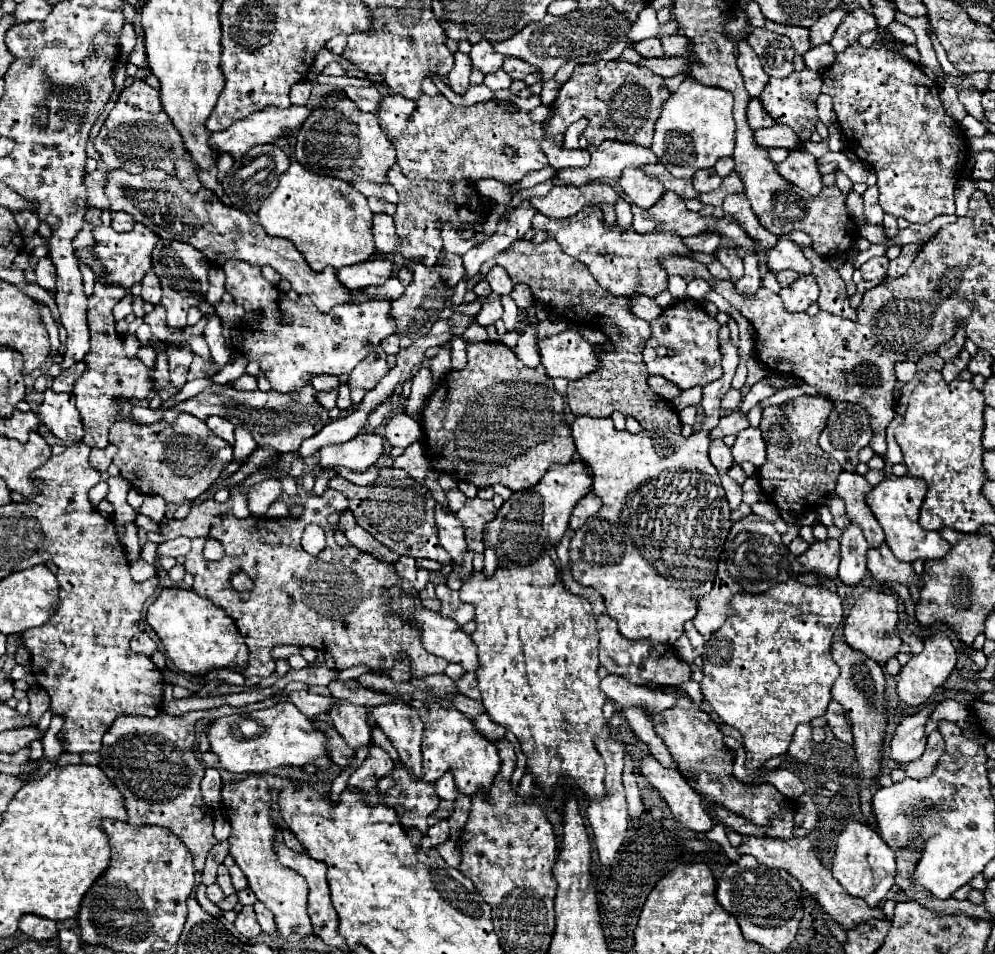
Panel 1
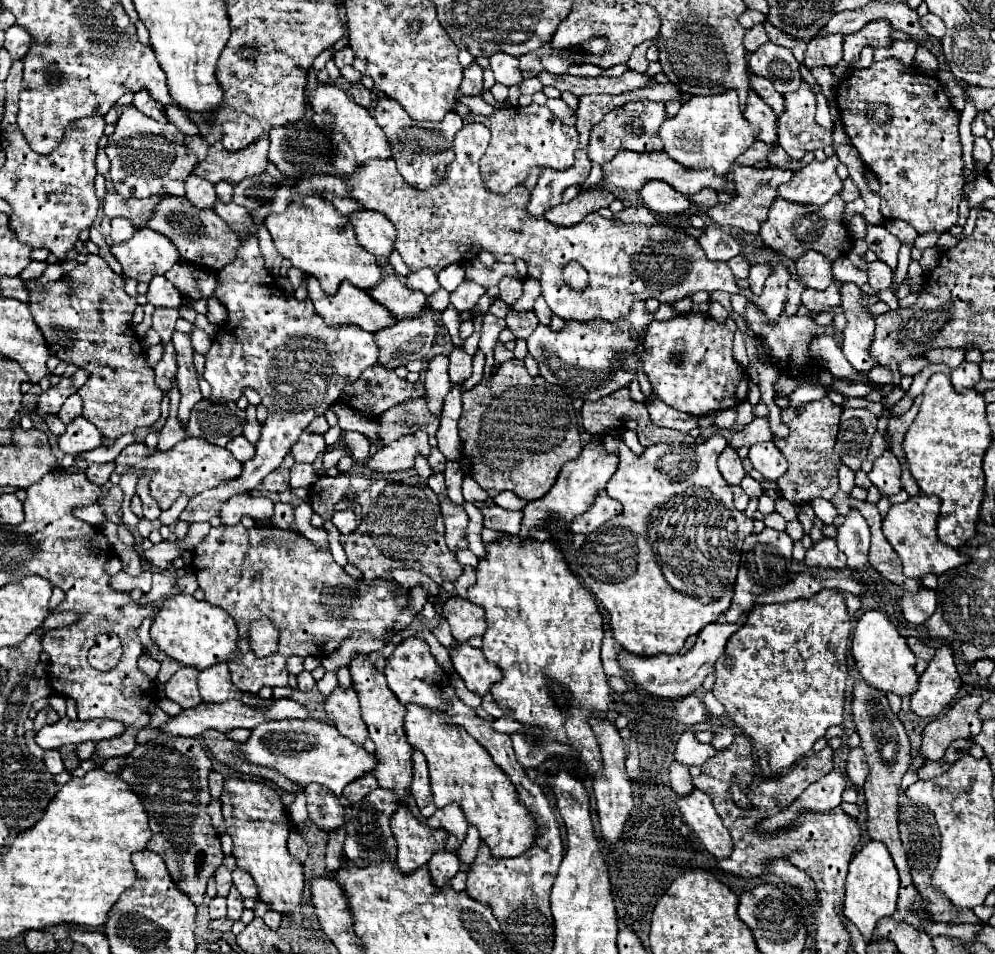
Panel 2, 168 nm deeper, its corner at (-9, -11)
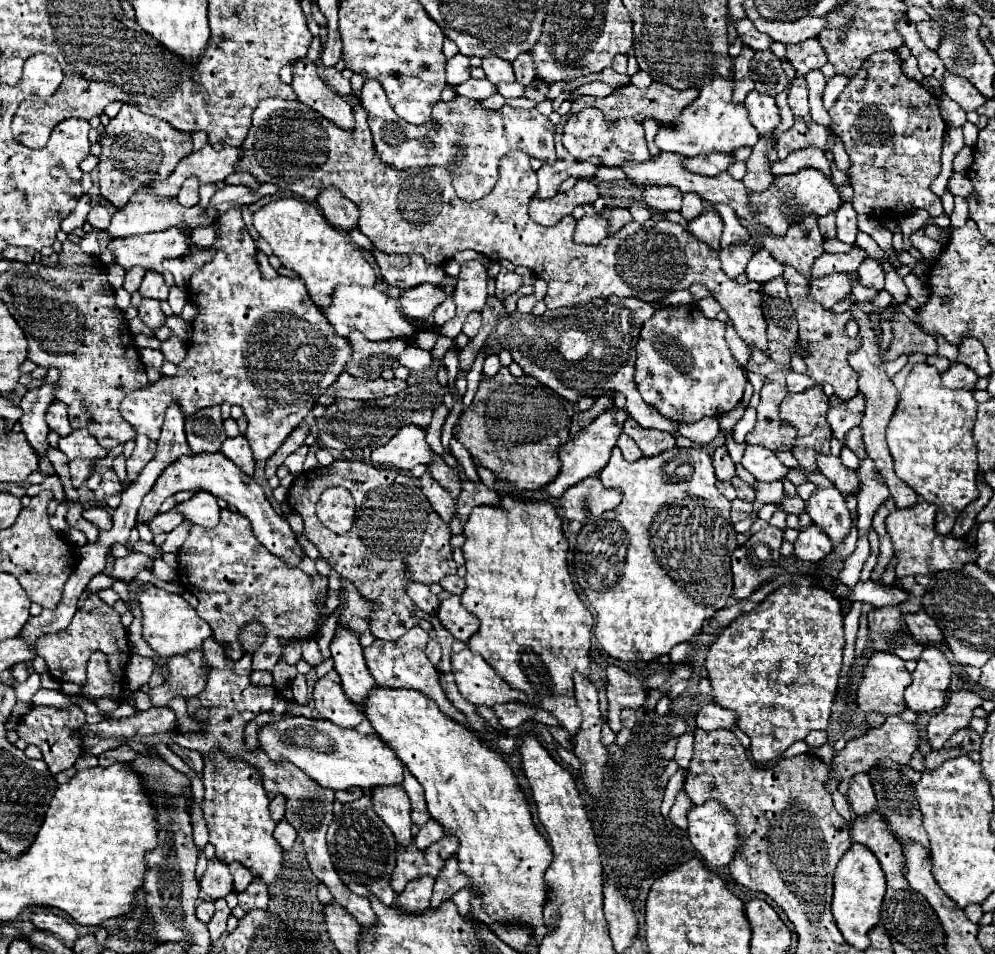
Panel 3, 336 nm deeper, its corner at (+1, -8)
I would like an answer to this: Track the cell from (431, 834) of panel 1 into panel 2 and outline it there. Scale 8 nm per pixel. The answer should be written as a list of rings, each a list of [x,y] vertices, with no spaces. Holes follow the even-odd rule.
[[[439,851],[429,861],[429,875],[435,887],[443,887],[459,871],[459,859],[453,851]]]

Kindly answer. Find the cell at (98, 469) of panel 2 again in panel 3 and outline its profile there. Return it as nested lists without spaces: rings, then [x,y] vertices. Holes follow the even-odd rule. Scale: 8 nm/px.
[[[73,460],[73,462],[69,462],[69,468],[71,468],[73,486],[79,488],[95,470],[95,462],[93,460]]]

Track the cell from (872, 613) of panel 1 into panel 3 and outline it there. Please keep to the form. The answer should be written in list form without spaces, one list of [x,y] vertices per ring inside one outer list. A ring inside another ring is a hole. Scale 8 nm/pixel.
[[[873,652],[867,660],[865,672],[861,676],[861,684],[857,686],[857,704],[863,712],[883,712],[885,716],[899,714],[905,710],[903,690],[909,686],[911,672],[905,668],[905,662],[891,652]]]

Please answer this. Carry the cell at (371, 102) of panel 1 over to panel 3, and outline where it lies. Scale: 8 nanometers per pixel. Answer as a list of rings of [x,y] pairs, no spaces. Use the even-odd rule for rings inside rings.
[[[325,68],[325,80],[327,80],[327,84],[329,84],[339,96],[351,94],[351,84],[349,84],[349,80],[345,80],[335,68]]]

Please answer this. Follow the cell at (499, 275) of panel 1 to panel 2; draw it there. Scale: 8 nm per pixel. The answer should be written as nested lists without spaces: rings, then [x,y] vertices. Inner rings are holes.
[[[503,277],[499,281],[499,289],[501,289],[499,299],[505,301],[507,305],[513,305],[523,293],[523,283],[517,277]]]

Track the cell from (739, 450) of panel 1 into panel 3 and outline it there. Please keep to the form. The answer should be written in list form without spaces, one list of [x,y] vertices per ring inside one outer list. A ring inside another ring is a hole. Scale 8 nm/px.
[[[749,446],[745,448],[743,460],[741,460],[743,468],[749,470],[759,482],[773,482],[773,480],[783,480],[785,482],[785,494],[787,496],[797,496],[795,484],[791,484],[785,478],[787,466],[781,464],[781,460],[777,458],[777,454],[769,448],[761,448],[761,446]]]

